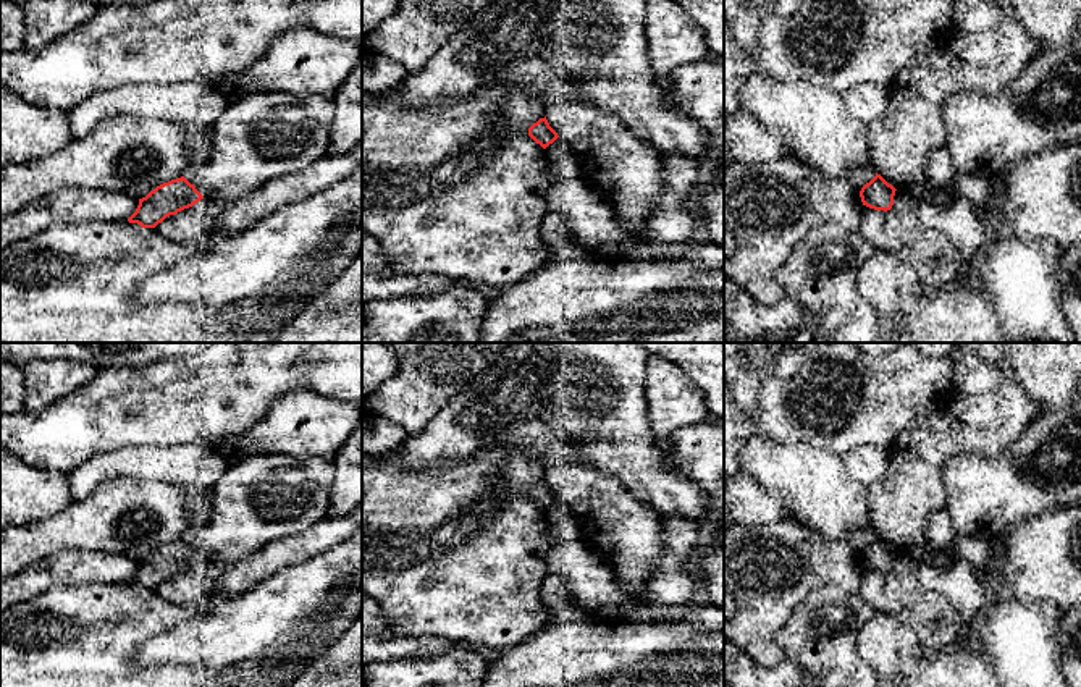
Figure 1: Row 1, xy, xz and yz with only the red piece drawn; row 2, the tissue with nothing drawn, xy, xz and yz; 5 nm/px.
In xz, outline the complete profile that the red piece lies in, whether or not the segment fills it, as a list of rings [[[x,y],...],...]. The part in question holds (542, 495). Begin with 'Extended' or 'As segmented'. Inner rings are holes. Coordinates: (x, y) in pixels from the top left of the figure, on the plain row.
As segmented. [[[546,478],[540,480],[528,490],[528,498],[543,511],[546,511],[559,499],[557,495],[549,488]]]

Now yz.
As segmented. [[[876,535],[876,538],[861,550],[860,559],[863,567],[887,574],[894,567],[895,553],[892,546]]]

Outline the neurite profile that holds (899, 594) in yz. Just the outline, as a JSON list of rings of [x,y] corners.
[[[908,551],[895,553],[894,567],[887,574],[863,567],[856,596],[877,613],[906,624],[926,655],[953,650],[968,639],[949,600],[921,585],[918,564]]]

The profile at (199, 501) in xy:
[[[179,485],[183,490],[191,527],[205,525],[213,511],[213,491],[212,488]]]

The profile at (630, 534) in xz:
[[[585,461],[556,464],[548,469],[546,482],[557,498],[580,517],[583,540],[604,553],[619,588],[637,598],[638,613],[650,619],[672,621],[692,606],[666,606],[645,595],[648,579],[664,564],[664,517],[661,512],[640,501],[622,480],[601,474]]]

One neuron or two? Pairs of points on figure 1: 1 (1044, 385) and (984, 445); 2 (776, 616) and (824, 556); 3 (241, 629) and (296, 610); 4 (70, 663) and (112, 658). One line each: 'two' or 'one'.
1: two
2: one
3: one
4: one

